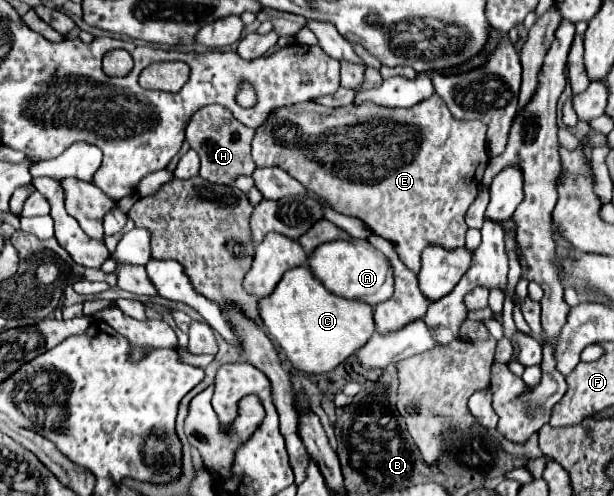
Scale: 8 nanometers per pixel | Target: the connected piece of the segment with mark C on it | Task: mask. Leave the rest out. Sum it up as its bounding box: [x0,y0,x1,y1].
[259,266,373,372]

